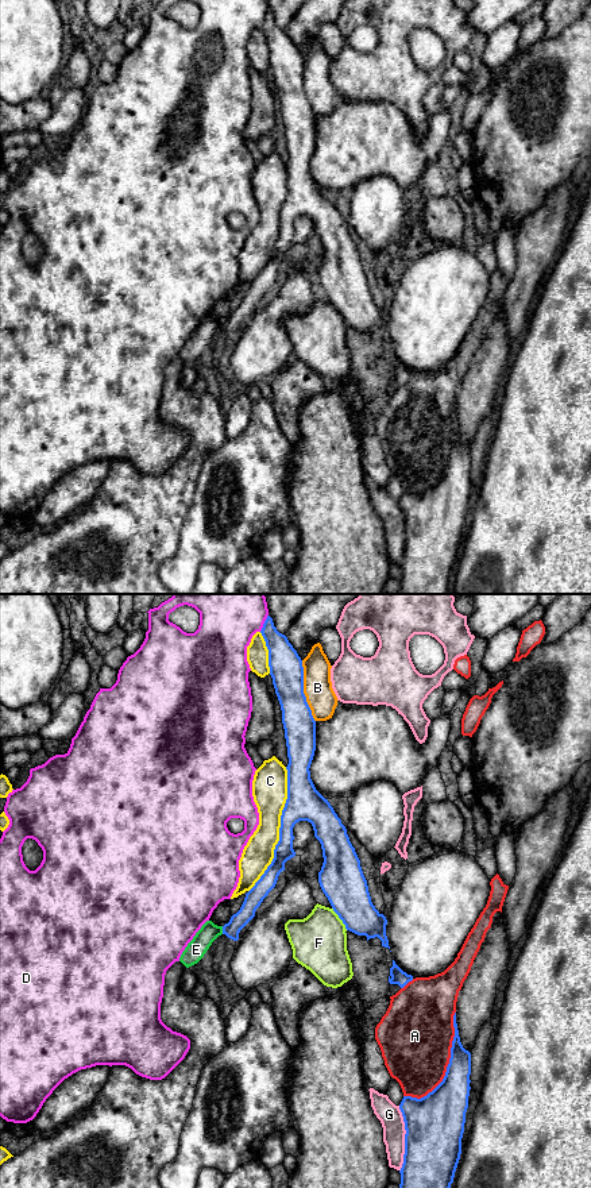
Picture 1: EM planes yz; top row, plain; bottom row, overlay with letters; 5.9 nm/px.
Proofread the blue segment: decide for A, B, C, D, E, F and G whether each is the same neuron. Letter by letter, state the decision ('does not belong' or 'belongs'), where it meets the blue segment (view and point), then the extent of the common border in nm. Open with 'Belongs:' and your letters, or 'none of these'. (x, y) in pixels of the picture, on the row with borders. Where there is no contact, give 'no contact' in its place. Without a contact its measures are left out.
Belongs: E
A: does not belong; contact yz (448, 1065); length 600 nm
B: does not belong; contact yz (302, 691); length 380 nm
C: does not belong; contact yz (279, 829); length 800 nm
D: does not belong; contact yz (265, 623); length 120 nm
E: belongs; contact yz (223, 930); length 50 nm
F: does not belong; contact yz (339, 917); length 160 nm
G: does not belong; contact yz (405, 1138); length 400 nm

